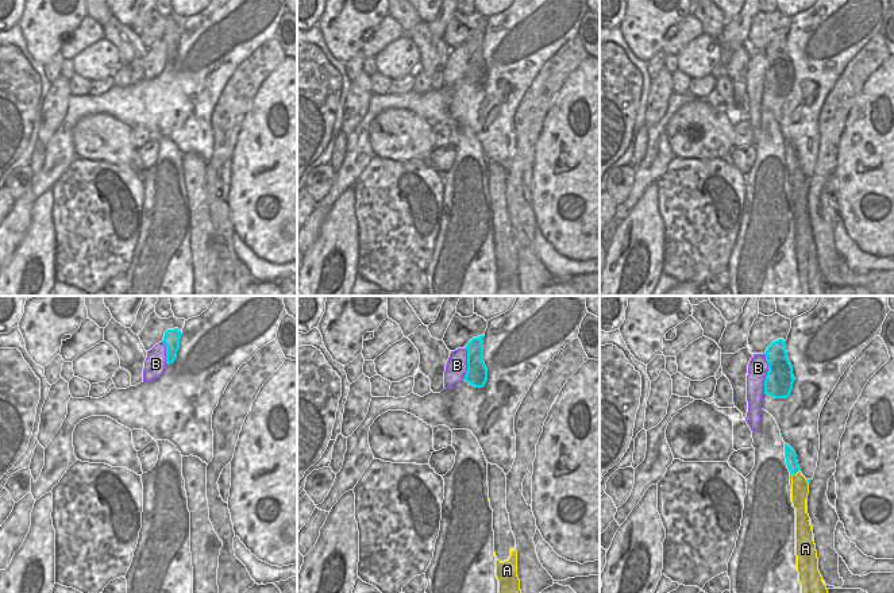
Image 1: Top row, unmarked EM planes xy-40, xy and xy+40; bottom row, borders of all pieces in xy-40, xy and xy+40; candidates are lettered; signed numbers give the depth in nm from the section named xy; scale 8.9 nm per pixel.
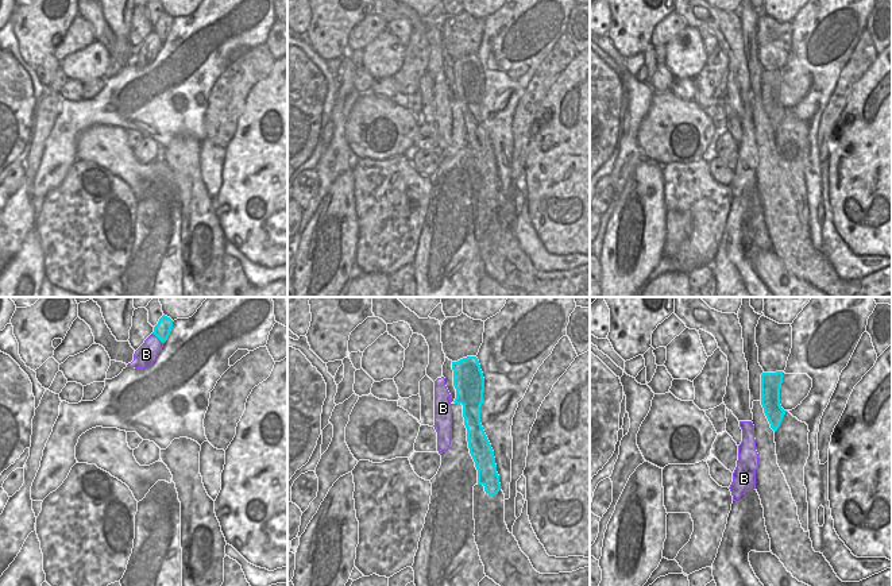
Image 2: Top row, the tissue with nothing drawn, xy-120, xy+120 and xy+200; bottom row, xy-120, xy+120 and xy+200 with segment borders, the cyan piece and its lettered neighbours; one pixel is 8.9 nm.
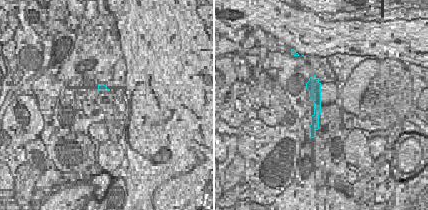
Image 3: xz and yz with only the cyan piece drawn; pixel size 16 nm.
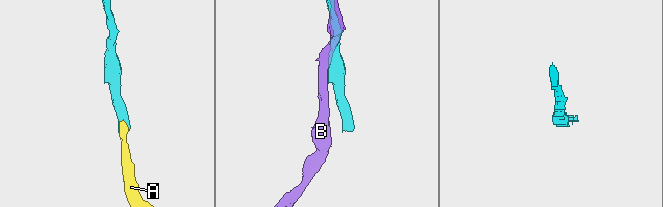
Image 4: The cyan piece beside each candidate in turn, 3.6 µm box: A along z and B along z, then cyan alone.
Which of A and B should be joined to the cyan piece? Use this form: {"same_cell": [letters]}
{"same_cell": ["A"]}

